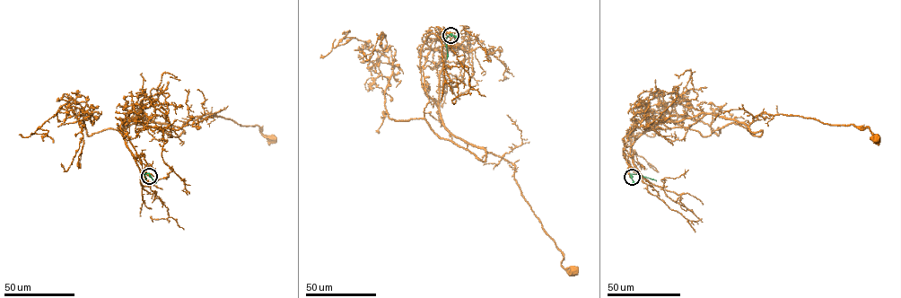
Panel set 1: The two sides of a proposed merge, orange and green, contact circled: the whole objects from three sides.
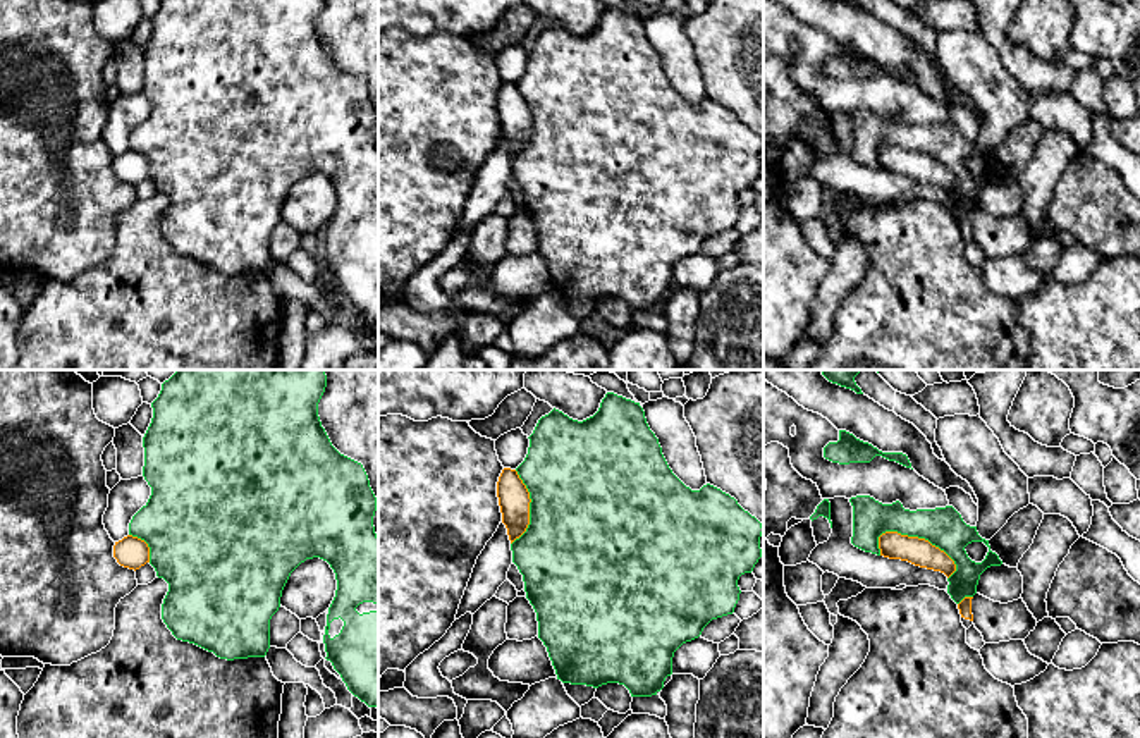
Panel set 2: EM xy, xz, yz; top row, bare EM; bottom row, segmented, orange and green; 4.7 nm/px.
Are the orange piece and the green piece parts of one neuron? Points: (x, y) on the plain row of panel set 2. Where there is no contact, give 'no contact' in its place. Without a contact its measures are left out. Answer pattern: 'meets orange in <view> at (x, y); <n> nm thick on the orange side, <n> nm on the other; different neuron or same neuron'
meets orange in yz at (920, 153); 130 nm thick on the orange side, 190 nm on the other; different neuron

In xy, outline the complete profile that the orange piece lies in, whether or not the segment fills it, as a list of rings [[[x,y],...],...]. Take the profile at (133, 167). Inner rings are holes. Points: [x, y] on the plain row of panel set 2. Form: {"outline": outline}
{"outline": [[[127,150],[113,160],[113,172],[129,184],[139,184],[150,177],[150,162],[144,155]]]}

